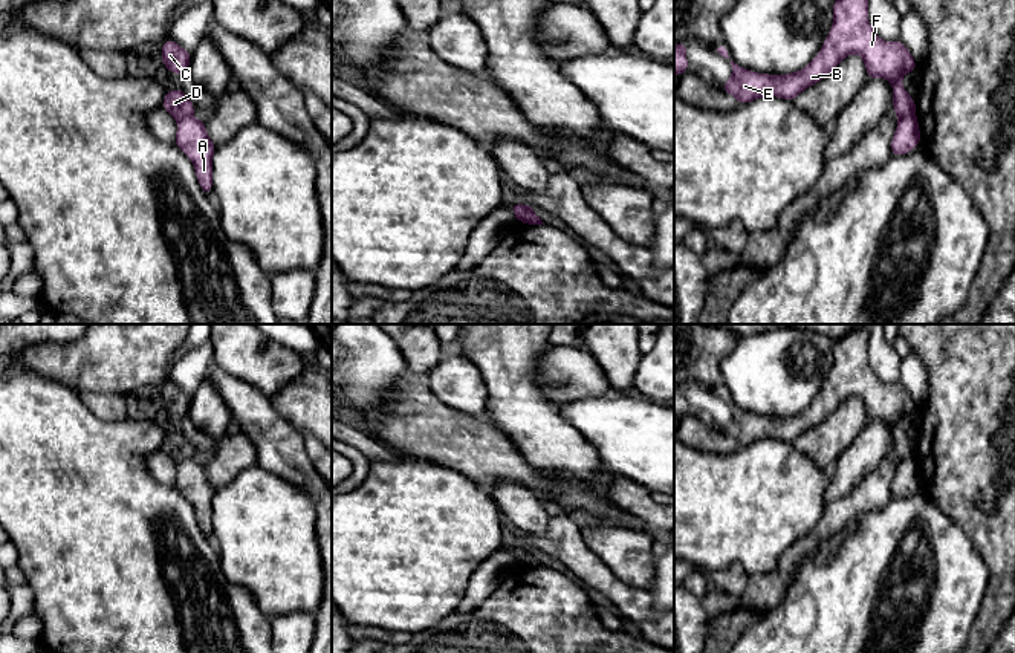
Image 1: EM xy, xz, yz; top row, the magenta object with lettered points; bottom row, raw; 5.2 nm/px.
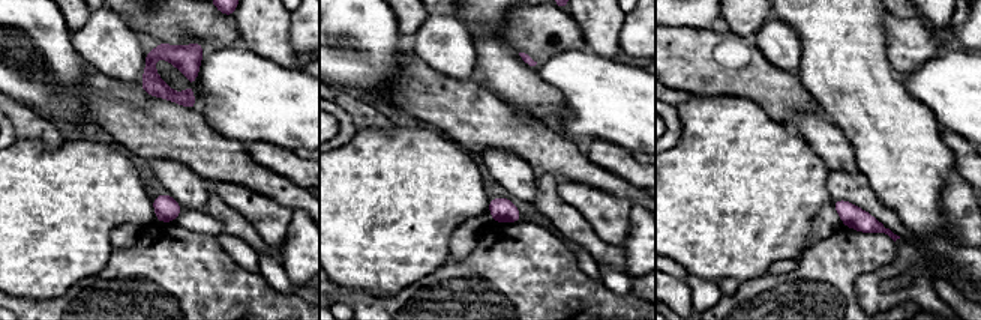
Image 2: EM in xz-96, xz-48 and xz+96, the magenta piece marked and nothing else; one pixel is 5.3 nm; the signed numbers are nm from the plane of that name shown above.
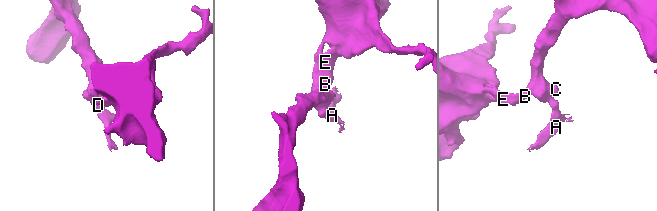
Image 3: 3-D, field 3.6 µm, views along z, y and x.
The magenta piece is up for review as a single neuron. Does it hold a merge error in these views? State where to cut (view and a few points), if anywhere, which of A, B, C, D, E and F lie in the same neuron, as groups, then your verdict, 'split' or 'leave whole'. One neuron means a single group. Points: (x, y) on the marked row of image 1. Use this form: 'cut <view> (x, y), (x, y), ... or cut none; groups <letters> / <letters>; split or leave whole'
cut xz (529, 207), (522, 222); groups A / B C D E F; split

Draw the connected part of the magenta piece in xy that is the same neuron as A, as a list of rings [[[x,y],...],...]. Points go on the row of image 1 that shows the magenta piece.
[[[193,115],[177,119],[174,144],[194,164],[202,191],[206,196],[212,193],[212,154],[217,145],[211,142],[205,122]]]

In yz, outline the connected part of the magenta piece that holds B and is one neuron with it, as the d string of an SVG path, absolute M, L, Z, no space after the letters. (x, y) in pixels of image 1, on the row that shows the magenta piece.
M833 0L833 24L818 55L801 70L767 75L747 70L734 61L731 78L720 87L738 104L763 96L793 101L807 87L819 83L848 55L862 57L868 80L885 78L893 86L893 107L897 118L914 116L916 101L902 87L902 76L917 67L900 41L880 40L868 23L868 0Z

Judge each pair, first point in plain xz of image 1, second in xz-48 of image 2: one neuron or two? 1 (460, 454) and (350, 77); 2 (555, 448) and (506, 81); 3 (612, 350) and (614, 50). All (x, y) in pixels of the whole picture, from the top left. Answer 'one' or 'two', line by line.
1: two
2: one
3: one

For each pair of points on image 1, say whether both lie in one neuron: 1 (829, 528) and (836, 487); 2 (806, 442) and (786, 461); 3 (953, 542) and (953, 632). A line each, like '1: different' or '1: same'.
1: different
2: different
3: same

